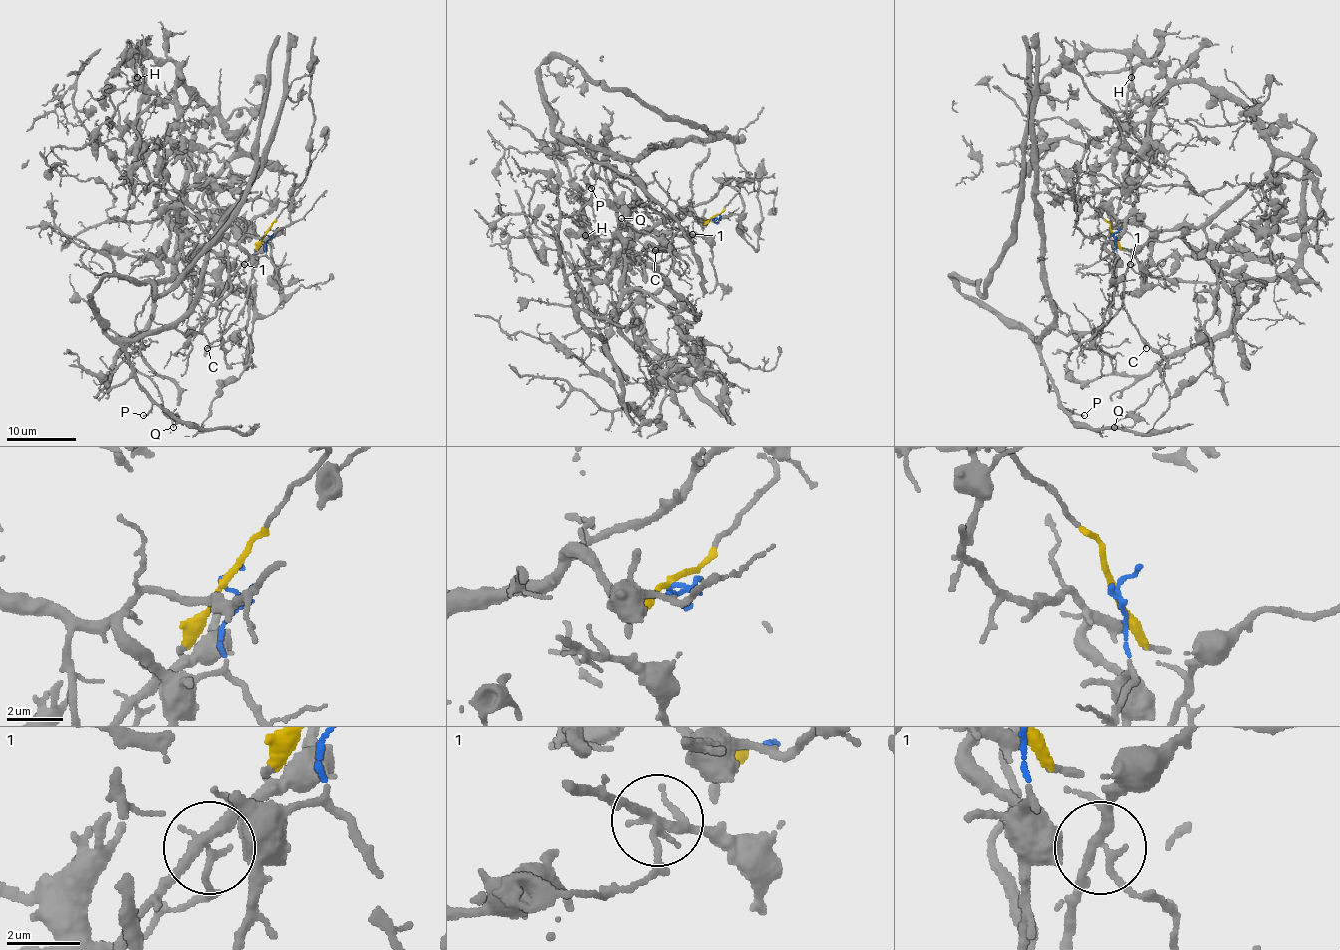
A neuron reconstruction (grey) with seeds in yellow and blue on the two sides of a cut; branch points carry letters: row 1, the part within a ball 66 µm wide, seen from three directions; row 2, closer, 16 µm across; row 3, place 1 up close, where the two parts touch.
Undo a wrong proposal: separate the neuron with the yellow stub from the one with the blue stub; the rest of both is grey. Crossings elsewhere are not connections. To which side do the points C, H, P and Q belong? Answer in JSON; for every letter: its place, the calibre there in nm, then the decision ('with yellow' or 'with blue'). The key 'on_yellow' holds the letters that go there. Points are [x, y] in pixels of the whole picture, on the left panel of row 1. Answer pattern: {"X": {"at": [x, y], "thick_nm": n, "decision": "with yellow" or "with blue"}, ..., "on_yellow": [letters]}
{"C": {"at": [207, 348], "thick_nm": 110, "decision": "with blue"}, "H": {"at": [137, 77], "thick_nm": 220, "decision": "with blue"}, "P": {"at": [143, 415], "thick_nm": 130, "decision": "with yellow"}, "Q": {"at": [173, 427], "thick_nm": 110, "decision": "with blue"}, "on_yellow": ["P"]}

